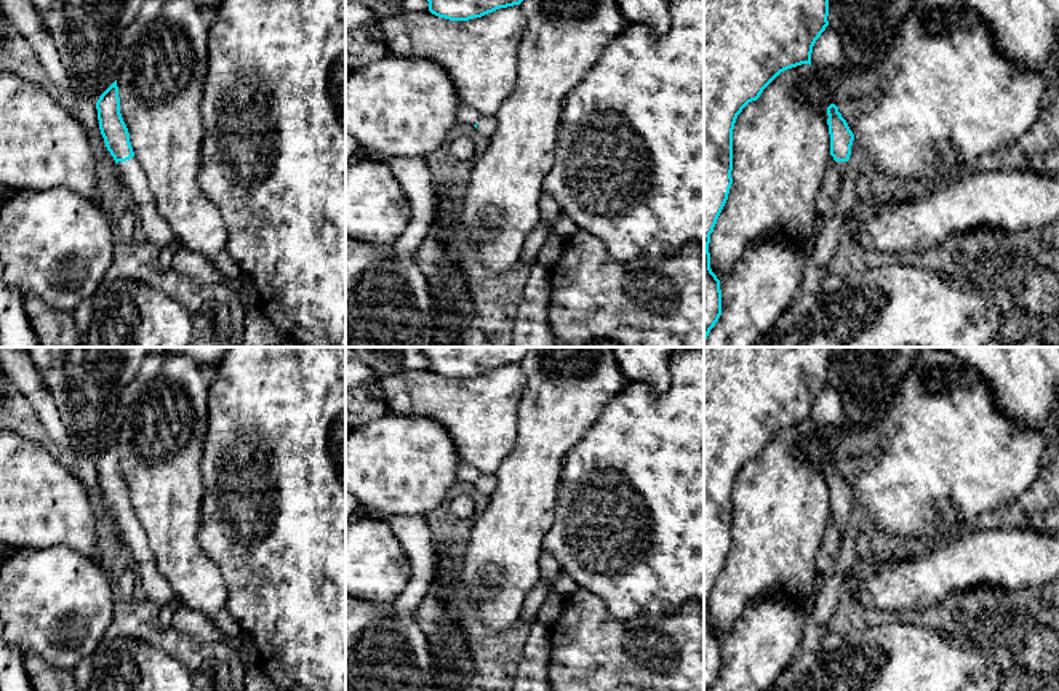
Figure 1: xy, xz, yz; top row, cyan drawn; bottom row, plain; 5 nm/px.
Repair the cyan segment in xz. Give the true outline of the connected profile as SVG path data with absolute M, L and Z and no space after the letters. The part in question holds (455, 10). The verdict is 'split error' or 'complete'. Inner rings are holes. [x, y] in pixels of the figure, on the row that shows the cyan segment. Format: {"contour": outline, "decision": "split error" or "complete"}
{"contour": "M427 0L429 11L450 21L482 18L499 8L520 5L523 0Z", "decision": "complete"}

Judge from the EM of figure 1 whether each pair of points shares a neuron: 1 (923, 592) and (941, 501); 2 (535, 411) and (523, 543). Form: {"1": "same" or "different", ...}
{"1": "different", "2": "same"}

